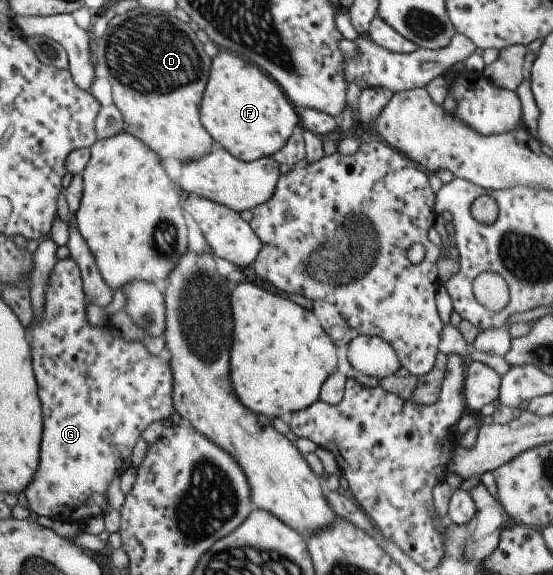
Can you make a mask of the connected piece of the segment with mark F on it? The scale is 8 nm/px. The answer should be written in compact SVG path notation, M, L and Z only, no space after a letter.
M218 49L216 55L209 58L208 83L199 105L199 120L210 134L217 147L224 148L231 156L243 162L251 162L266 156L272 156L293 134L299 125L290 103L274 80L258 66L245 62L240 56L228 49Z

